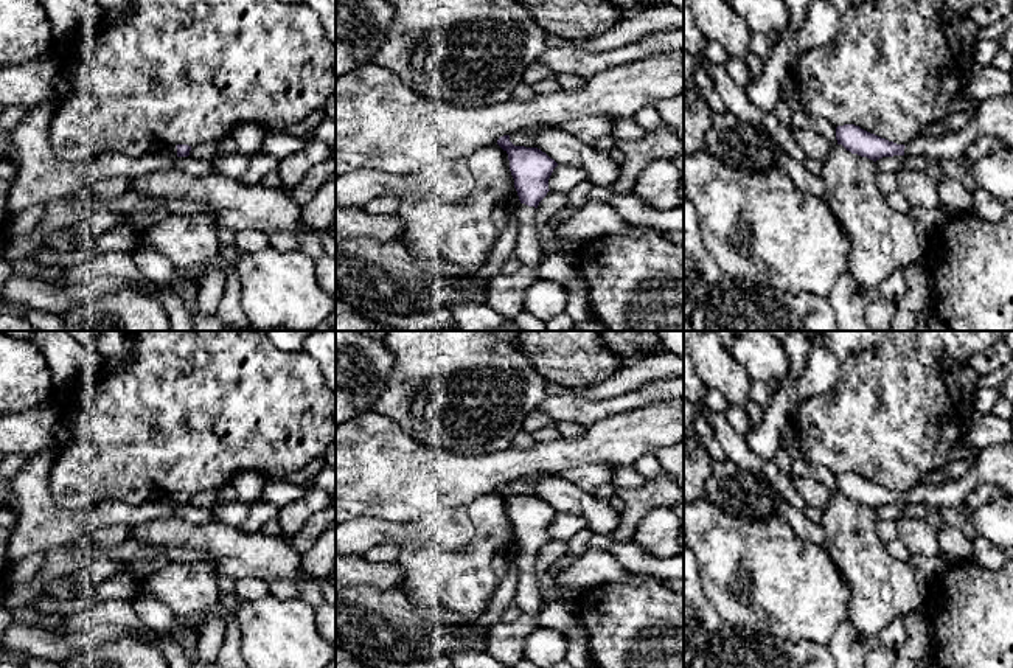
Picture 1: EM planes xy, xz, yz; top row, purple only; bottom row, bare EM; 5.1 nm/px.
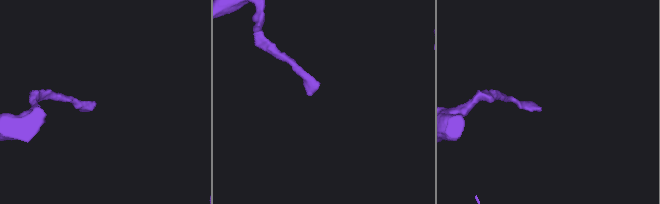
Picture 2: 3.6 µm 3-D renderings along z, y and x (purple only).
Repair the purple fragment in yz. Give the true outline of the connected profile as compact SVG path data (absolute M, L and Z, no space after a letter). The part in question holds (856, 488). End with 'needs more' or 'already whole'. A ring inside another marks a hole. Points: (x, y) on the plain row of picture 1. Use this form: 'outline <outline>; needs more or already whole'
outline M1013 443L991 444L977 452L969 471L960 478L951 478L940 485L921 482L912 489L896 492L859 474L844 472L836 475L837 492L851 502L873 510L893 503L923 503L938 506L960 506L966 497L982 485L1002 488L1013 500Z; needs more

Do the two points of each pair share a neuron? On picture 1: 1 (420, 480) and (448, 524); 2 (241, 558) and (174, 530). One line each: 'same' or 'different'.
1: different
2: same

